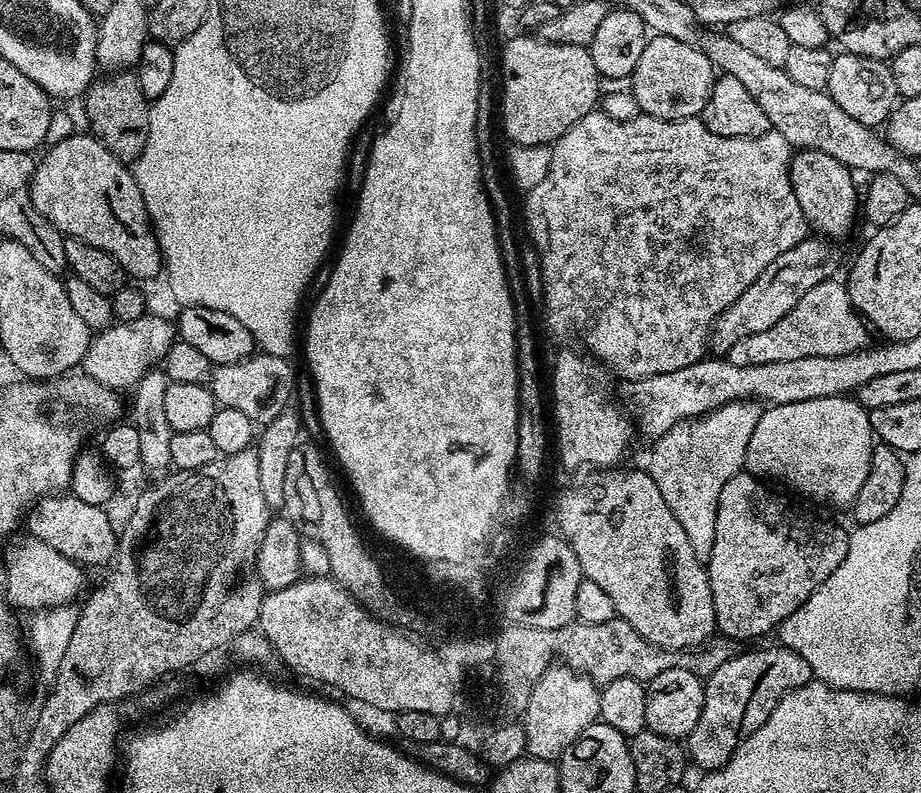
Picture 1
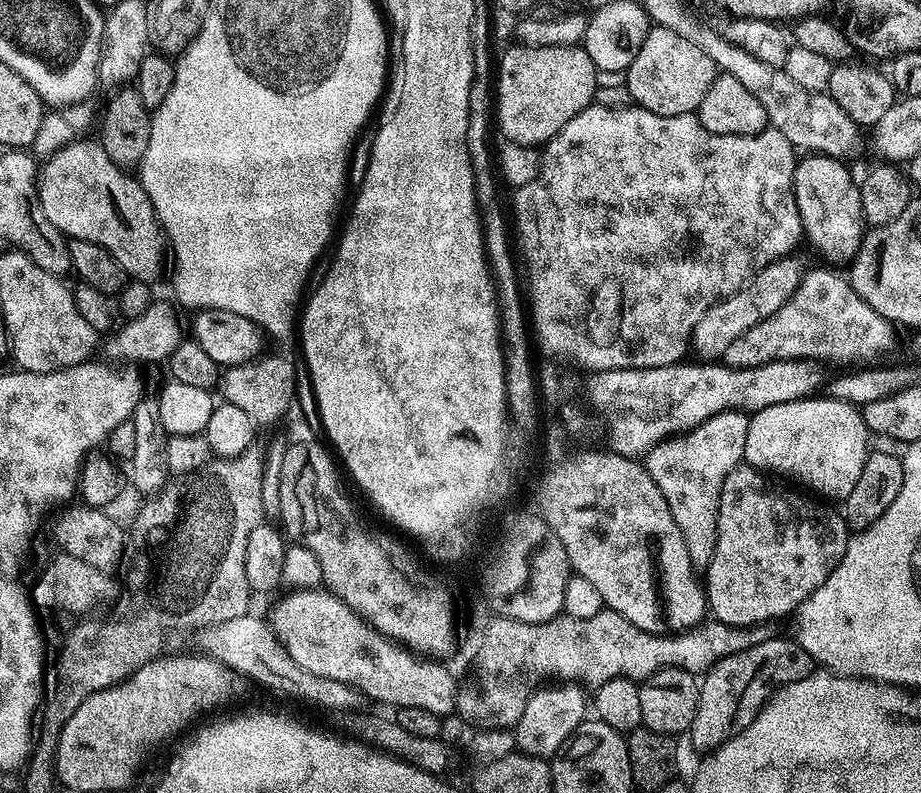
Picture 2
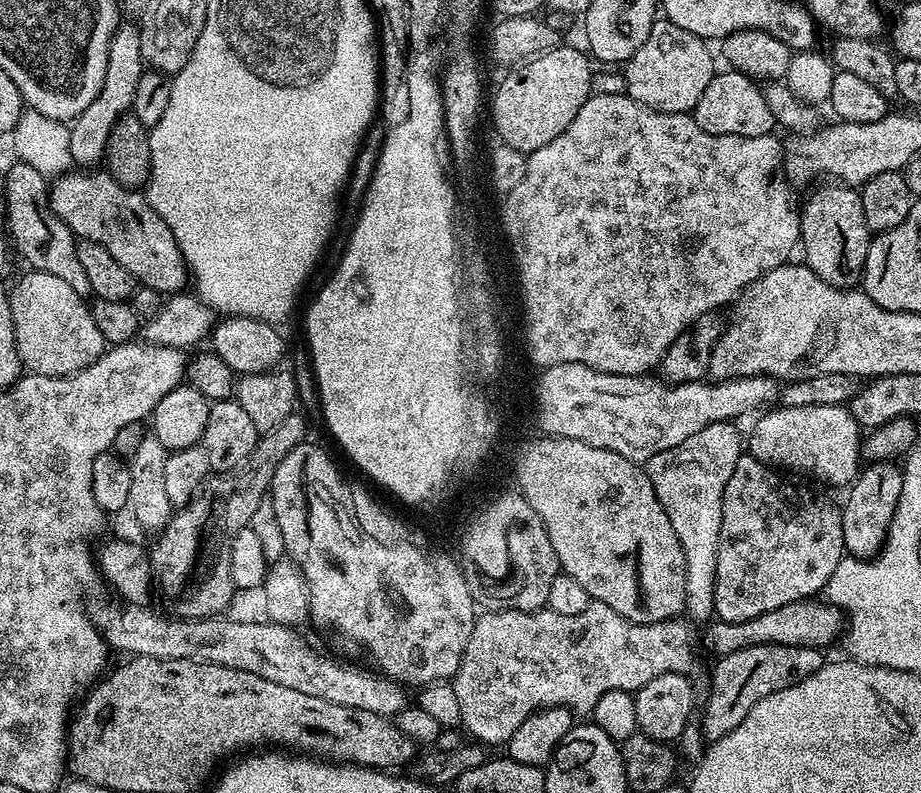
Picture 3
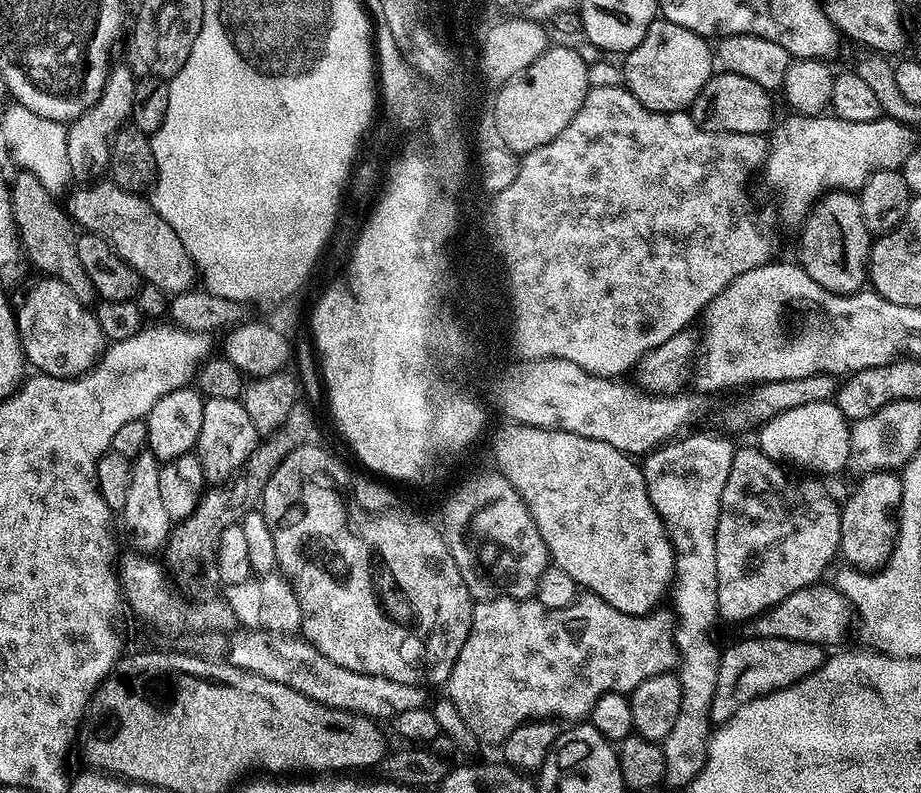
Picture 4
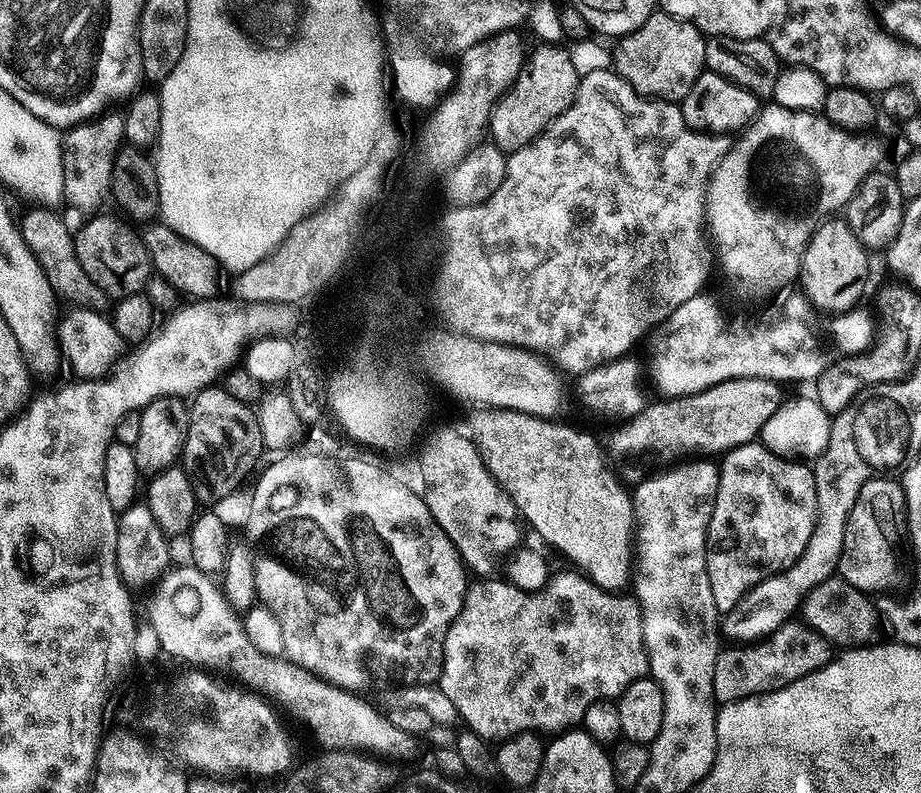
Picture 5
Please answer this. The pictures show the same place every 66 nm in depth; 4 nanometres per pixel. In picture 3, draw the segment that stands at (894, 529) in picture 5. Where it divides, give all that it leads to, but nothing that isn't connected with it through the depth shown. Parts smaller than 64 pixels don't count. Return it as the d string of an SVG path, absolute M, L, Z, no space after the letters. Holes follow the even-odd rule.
M872 462L869 465L869 468L867 465L857 475L847 489L848 501L842 504L840 514L844 550L852 558L871 558L883 548L904 485L904 473L897 465L895 468L895 463Z

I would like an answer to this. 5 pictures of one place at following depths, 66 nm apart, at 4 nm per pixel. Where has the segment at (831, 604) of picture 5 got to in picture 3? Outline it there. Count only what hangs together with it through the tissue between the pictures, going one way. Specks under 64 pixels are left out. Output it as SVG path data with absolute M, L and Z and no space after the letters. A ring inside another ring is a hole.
M809 598L792 601L768 613L759 614L756 618L750 618L749 621L728 622L716 618L707 625L707 628L708 644L716 651L717 657L734 654L734 650L746 650L750 646L762 646L763 644L806 646L824 650L827 649L827 644L841 637L842 613L839 608L823 599Z

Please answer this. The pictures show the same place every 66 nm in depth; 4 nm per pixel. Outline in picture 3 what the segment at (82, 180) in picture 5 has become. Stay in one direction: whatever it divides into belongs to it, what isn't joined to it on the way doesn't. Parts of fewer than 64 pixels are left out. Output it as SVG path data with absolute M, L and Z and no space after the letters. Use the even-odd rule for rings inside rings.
M117 23L116 32L108 47L106 78L102 78L102 90L94 98L94 102L90 102L90 106L86 106L86 110L82 110L82 114L78 114L76 119L71 121L68 130L68 154L73 165L92 170L103 161L110 130L114 130L114 122L118 122L118 118L131 109L138 78L144 71L146 65L142 58L139 27L135 23Z

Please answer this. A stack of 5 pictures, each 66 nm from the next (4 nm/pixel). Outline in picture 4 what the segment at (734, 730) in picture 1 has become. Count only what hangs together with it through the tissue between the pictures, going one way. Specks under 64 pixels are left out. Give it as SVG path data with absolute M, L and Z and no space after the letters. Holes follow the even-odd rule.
M769 636L751 639L744 640L741 644L732 644L721 651L711 715L717 725L727 722L734 713L742 710L742 706L746 706L746 702L782 690L814 674L826 659L825 649L818 644L779 640Z

